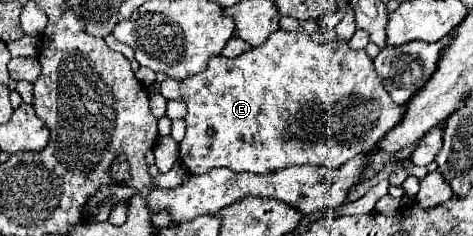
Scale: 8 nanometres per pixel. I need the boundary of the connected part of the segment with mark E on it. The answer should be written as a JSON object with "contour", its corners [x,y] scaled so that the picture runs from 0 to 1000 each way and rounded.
{"contour":[[[638,119],[626,136],[584,127],[558,186],[503,246],[444,246],[427,314],[381,347],[381,398],[397,458],[381,678],[406,737],[469,703],[537,737],[567,737],[617,695],[715,712],[765,636],[791,627],[858,475],[854,441],[829,432],[770,212],[744,212],[732,178],[668,186]]]}

